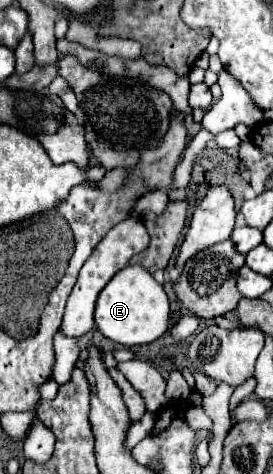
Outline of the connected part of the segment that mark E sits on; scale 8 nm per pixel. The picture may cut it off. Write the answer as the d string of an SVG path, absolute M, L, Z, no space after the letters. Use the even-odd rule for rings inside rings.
M126 266L98 296L94 320L98 330L112 342L124 346L150 344L168 330L170 302L162 284L158 284L148 270L142 270L142 266Z

